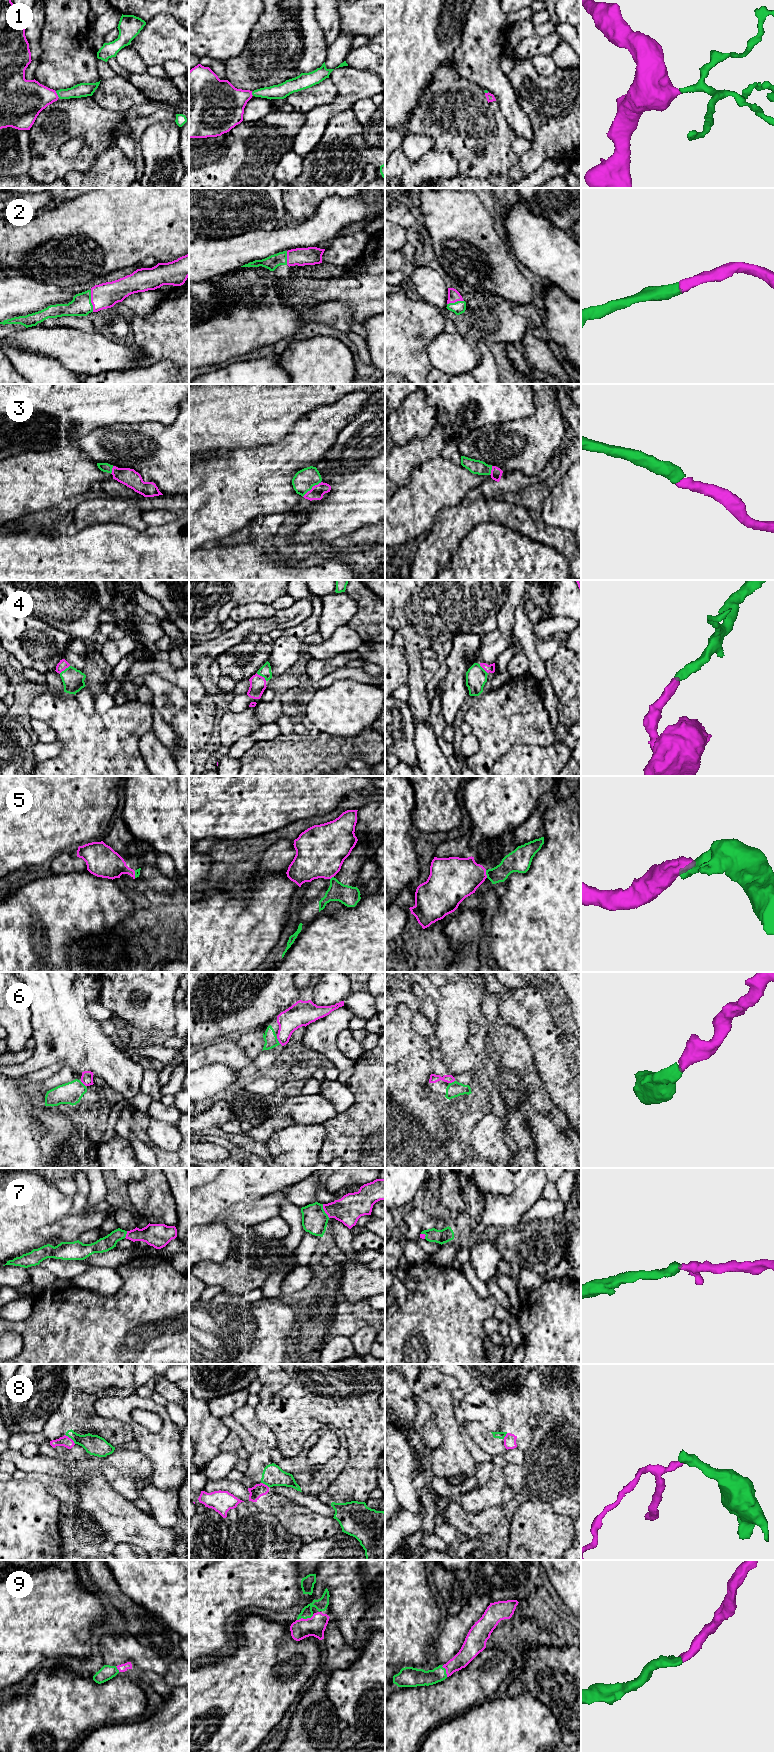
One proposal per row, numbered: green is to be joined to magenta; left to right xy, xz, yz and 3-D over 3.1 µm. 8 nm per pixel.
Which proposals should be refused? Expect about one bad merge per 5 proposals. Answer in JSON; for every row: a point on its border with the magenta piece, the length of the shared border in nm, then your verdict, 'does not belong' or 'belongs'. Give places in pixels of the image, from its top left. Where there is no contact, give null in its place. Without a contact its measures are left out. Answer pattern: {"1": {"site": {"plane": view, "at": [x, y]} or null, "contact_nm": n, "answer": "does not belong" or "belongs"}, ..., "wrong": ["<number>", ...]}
{"1": {"site": {"plane": "xy", "at": [56, 94]}, "contact_nm": 70, "answer": "belongs"}, "2": {"site": {"plane": "xy", "at": [91, 301]}, "contact_nm": 180, "answer": "belongs"}, "3": {"site": {"plane": "xz", "at": [312, 488]}, "contact_nm": 200, "answer": "belongs"}, "4": {"site": {"plane": "xz", "at": [261, 676]}, "contact_nm": 110, "answer": "belongs"}, "5": {"site": {"plane": "yz", "at": [485, 874]}, "contact_nm": 70, "answer": "does not belong"}, "6": {"site": {"plane": "xz", "at": [278, 1040]}, "contact_nm": 80, "answer": "belongs"}, "7": {"site": {"plane": "xz", "at": [324, 1210]}, "contact_nm": 130, "answer": "belongs"}, "8": {"site": {"plane": "xy", "at": [70, 1438]}, "contact_nm": 120, "answer": "does not belong"}, "9": {"site": {"plane": "xz", "at": [305, 1619]}, "contact_nm": 140, "answer": "belongs"}, "wrong": ["5", "8"]}

